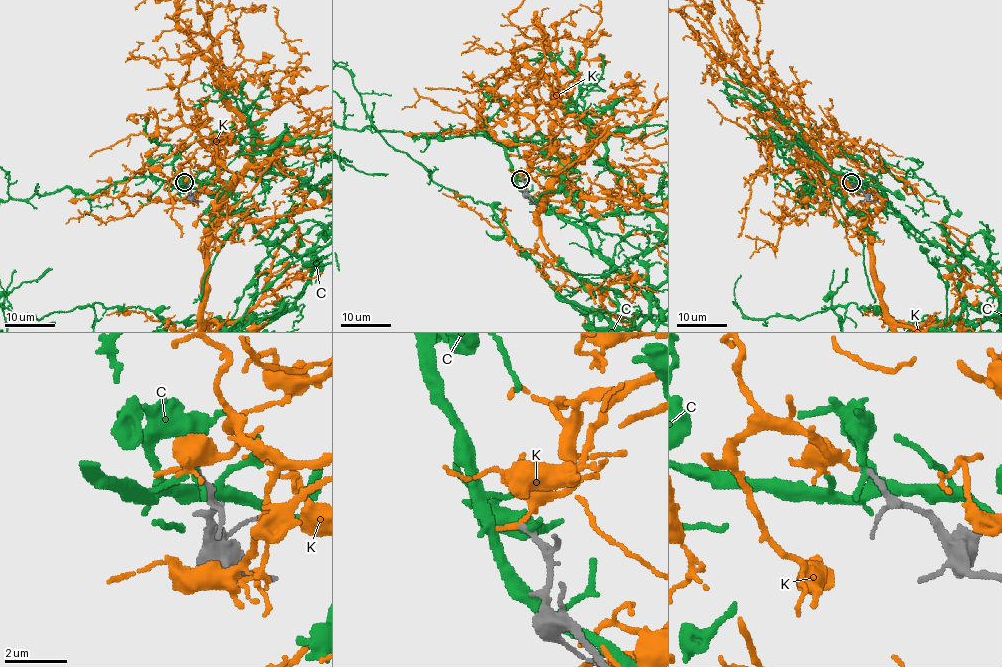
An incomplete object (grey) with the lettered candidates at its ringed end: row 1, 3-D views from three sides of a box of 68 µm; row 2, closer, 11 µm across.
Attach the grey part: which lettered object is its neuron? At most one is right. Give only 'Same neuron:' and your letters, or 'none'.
Same neuron: none

